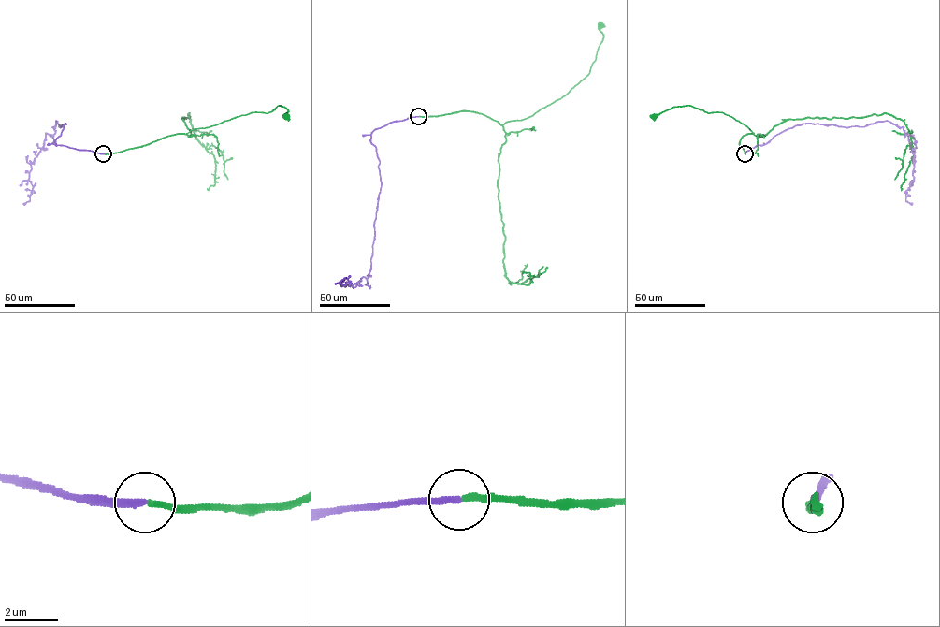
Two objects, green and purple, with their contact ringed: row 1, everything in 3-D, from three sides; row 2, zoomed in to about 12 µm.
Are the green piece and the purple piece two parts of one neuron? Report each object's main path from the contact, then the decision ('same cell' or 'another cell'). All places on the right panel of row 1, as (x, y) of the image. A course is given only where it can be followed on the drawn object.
green runs (744, 153), (739, 141), (744, 136), (754, 133), (723, 112), (707, 113), (684, 106), (654, 116); purple runs (744, 153), (804, 123), (848, 127), (888, 121), (907, 133), (914, 181), (905, 200), (912, 204); same cell

